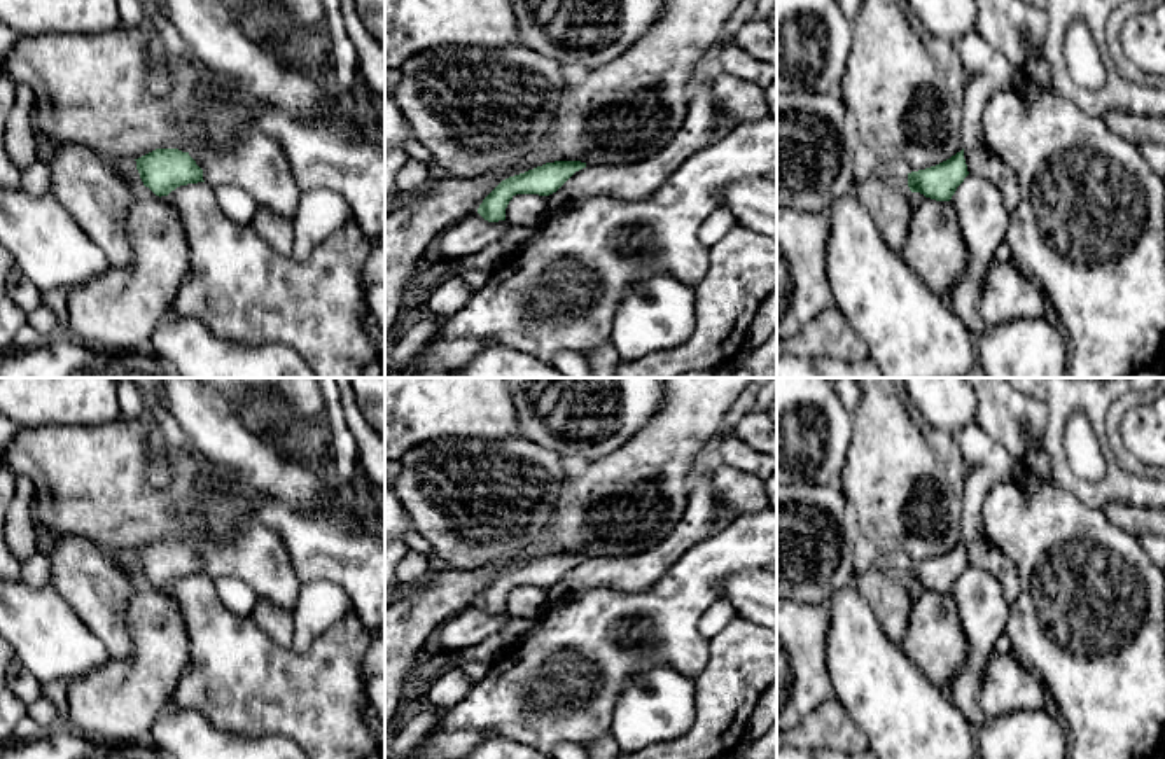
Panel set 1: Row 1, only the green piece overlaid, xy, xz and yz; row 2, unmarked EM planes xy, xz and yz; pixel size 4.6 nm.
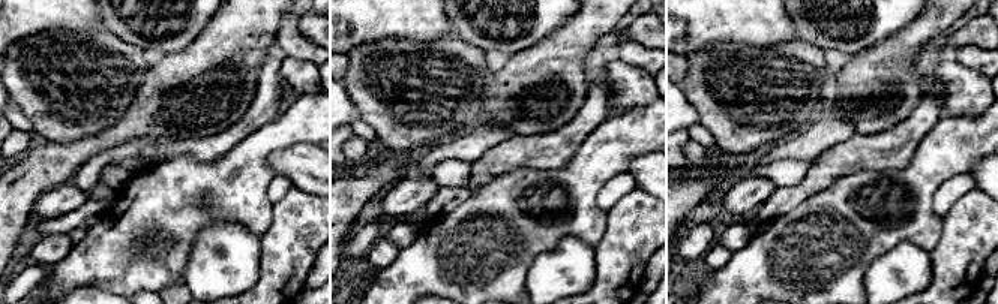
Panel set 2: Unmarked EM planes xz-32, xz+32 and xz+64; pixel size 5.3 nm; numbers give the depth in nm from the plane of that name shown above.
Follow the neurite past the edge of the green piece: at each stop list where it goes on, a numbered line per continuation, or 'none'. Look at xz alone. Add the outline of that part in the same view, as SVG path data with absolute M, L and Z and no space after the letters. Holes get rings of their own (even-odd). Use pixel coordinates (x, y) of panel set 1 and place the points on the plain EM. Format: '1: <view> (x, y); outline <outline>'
1: xz (637, 572); outline M714 469L705 470L693 479L686 512L663 542L624 558L586 558L576 563L548 588L548 607L563 605L598 586L612 586L626 593L640 593L654 586L691 547L721 526L712 472Z

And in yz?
1: yz (980, 553); outline M987 539L964 542L967 563L994 575L1002 586L1002 595L1011 603L1020 593L1015 563Z

